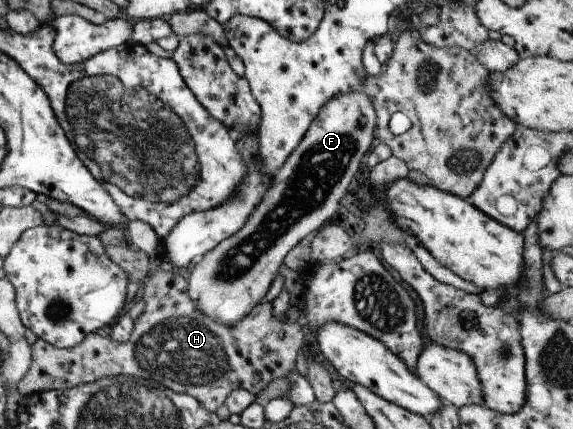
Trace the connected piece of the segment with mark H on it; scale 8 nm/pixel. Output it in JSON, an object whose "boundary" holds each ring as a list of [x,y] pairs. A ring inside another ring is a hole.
{"boundary":[[[132,220],[125,225],[126,242],[138,251],[143,251],[148,259],[147,275],[140,287],[143,290],[143,304],[145,309],[133,321],[133,330],[127,342],[117,343],[111,338],[103,338],[97,332],[87,334],[77,346],[61,349],[49,346],[40,339],[30,346],[30,366],[25,376],[17,382],[17,394],[22,397],[43,390],[64,390],[73,388],[82,383],[95,382],[99,378],[125,375],[126,377],[151,380],[162,387],[169,388],[175,393],[189,394],[195,398],[205,410],[215,413],[215,410],[224,404],[225,398],[236,390],[244,389],[247,393],[257,395],[260,391],[277,378],[287,376],[294,368],[295,358],[299,348],[305,344],[304,335],[298,322],[277,320],[271,313],[271,302],[262,301],[253,306],[253,310],[241,318],[233,326],[221,326],[195,310],[193,302],[186,292],[186,282],[174,274],[169,267],[161,265],[159,258],[159,241],[153,229],[139,220]]]}

